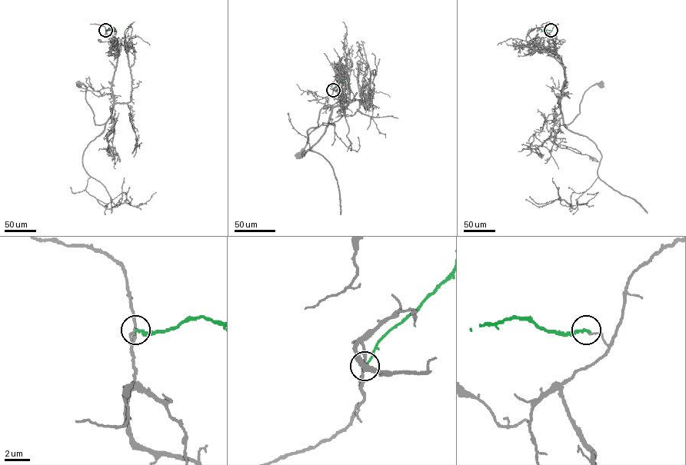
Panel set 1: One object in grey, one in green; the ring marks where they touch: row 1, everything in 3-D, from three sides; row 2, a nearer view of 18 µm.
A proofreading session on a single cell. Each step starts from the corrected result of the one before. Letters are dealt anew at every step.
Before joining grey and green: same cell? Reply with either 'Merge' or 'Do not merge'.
Do not merge

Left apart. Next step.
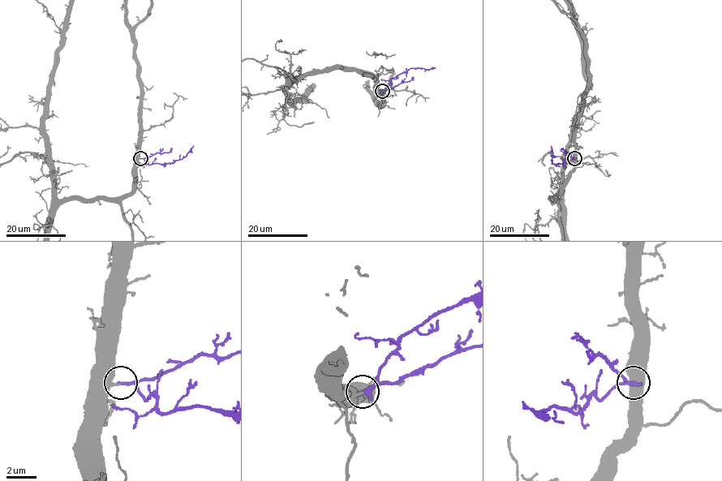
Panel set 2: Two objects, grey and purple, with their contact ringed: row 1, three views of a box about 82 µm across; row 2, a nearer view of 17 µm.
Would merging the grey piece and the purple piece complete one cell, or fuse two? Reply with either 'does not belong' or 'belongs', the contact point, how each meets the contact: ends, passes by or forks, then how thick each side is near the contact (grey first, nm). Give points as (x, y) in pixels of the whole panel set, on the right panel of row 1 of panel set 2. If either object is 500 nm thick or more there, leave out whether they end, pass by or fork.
belongs; place (574, 158); grey ends; purple ends; calibres 280 and 260 nm

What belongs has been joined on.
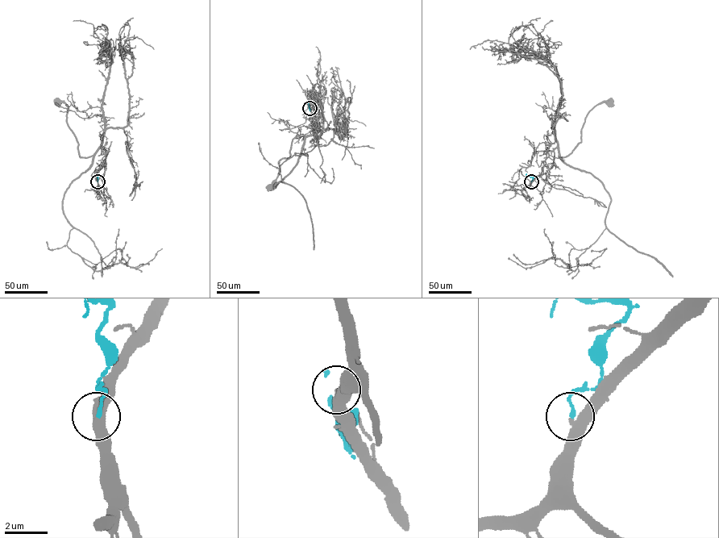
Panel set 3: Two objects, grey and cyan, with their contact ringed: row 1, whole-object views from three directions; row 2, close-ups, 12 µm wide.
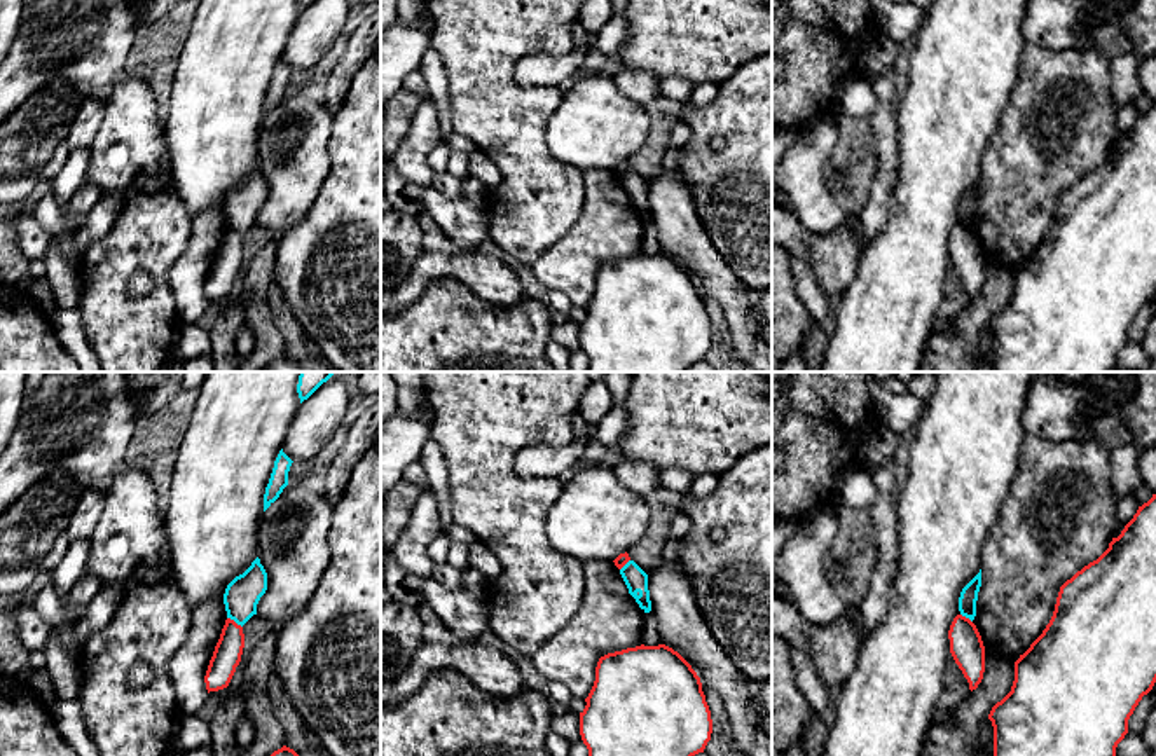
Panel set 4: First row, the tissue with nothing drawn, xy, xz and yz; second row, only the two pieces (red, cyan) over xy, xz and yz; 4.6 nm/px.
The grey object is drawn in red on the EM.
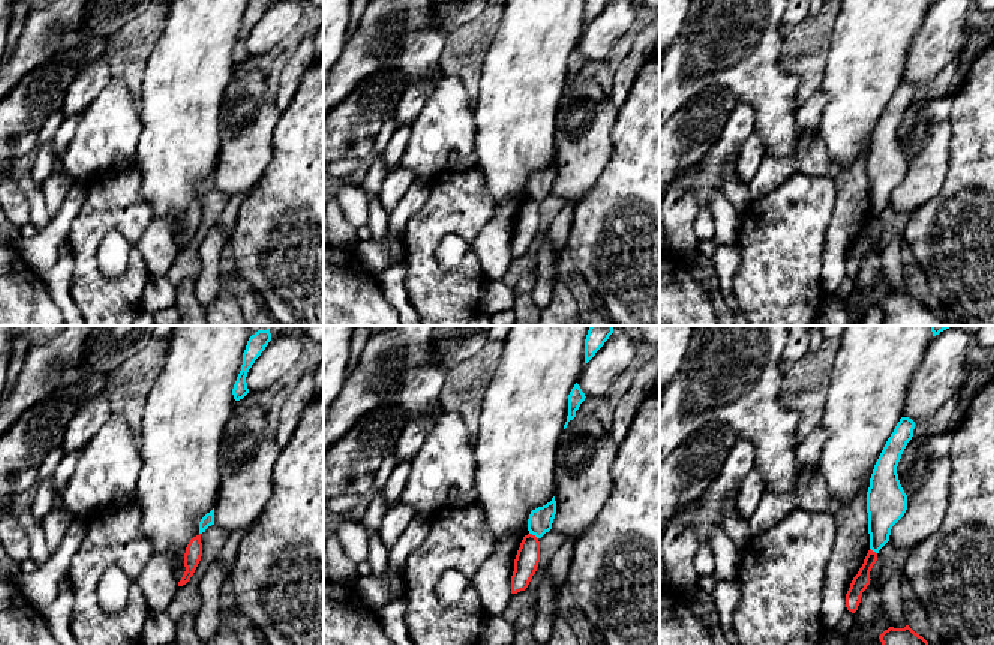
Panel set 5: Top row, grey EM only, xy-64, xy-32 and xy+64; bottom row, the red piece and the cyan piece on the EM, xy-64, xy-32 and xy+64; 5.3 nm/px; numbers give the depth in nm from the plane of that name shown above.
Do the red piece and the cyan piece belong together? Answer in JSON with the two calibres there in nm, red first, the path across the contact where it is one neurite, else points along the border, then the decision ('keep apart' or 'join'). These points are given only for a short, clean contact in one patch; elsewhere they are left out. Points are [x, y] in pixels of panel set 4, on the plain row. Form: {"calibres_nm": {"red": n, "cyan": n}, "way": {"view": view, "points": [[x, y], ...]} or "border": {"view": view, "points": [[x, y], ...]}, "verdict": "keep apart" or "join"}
{"calibres_nm": {"red": 130, "cyan": 160}, "border": {"view": "xy", "points": [[227, 226], [241, 236]]}, "verdict": "keep apart"}

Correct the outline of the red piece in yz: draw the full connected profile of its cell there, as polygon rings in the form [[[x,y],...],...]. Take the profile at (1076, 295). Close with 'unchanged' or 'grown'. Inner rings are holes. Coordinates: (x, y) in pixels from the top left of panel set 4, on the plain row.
[[[1156,103],[1139,115],[1109,157],[1067,189],[1042,243],[1015,271],[1011,300],[988,328],[995,372],[1116,372],[1128,328],[1156,292]]]; unchanged

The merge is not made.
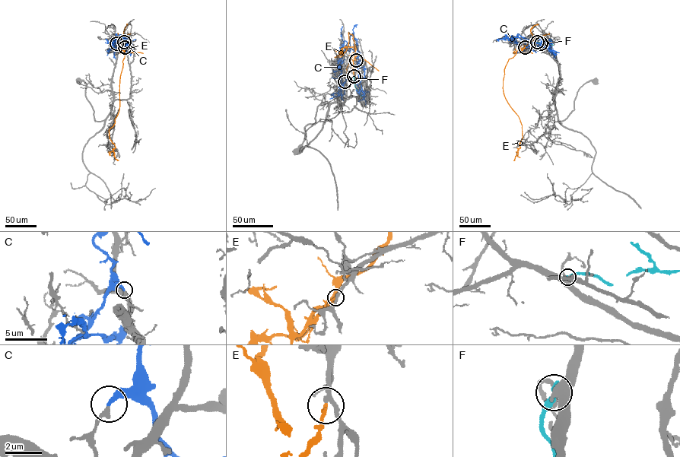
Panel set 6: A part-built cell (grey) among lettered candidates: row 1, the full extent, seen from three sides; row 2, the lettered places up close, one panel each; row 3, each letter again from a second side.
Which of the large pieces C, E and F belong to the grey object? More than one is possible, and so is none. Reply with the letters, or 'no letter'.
no letter

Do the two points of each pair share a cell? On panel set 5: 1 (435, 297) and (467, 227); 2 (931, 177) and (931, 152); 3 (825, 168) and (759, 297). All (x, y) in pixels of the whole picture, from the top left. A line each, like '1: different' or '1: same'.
1: same
2: same
3: different

